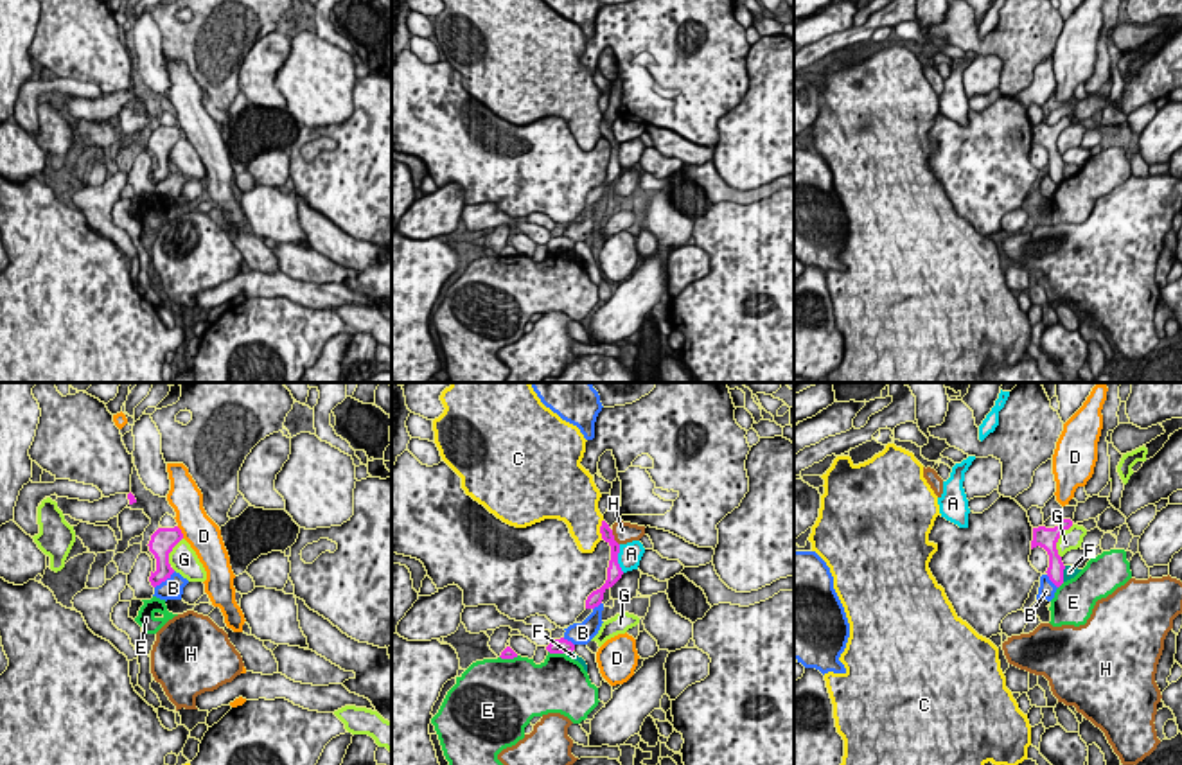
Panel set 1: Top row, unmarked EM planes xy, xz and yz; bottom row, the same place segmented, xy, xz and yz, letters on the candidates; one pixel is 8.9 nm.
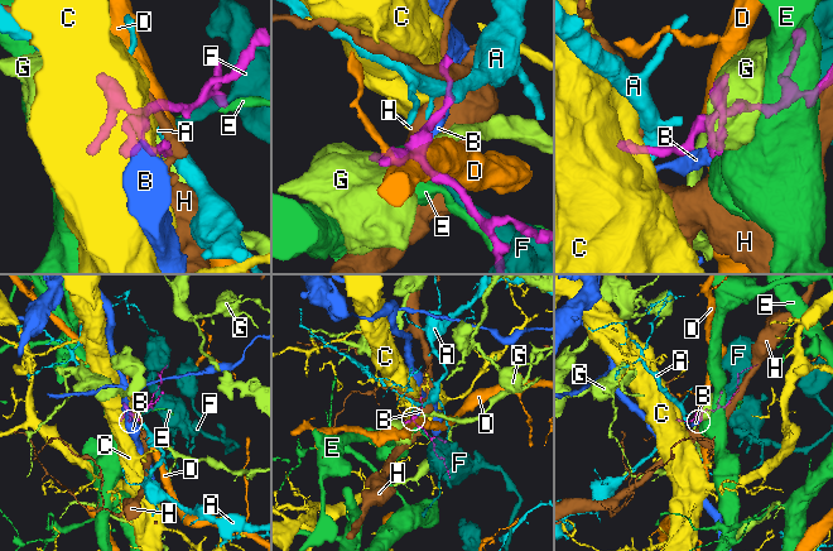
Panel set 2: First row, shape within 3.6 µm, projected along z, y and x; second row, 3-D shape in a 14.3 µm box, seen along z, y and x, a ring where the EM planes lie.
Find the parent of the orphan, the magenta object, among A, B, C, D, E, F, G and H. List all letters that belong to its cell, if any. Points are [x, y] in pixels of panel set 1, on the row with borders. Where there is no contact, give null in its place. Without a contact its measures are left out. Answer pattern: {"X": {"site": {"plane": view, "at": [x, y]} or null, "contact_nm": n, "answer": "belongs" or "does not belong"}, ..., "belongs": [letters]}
{"A": {"site": {"plane": "xz", "at": [617, 559]}, "contact_nm": 260, "answer": "does not belong"}, "B": {"site": {"plane": "xy", "at": [164, 580]}, "contact_nm": 240, "answer": "does not belong"}, "C": {"site": {"plane": "xz", "at": [600, 528]}, "contact_nm": 180, "answer": "does not belong"}, "D": {"site": {"plane": "xy", "at": [180, 532]}, "contact_nm": 130, "answer": "does not belong"}, "E": {"site": {"plane": "xz", "at": [557, 652]}, "contact_nm": 160, "answer": "does not belong"}, "F": {"site": {"plane": "yz", "at": [1062, 573]}, "contact_nm": 150, "answer": "does not belong"}, "G": {"site": {"plane": "yz", "at": [1057, 541]}, "contact_nm": 320, "answer": "does not belong"}, "H": {"site": {"plane": "xz", "at": [613, 537]}, "contact_nm": 160, "answer": "does not belong"}, "belongs": []}

